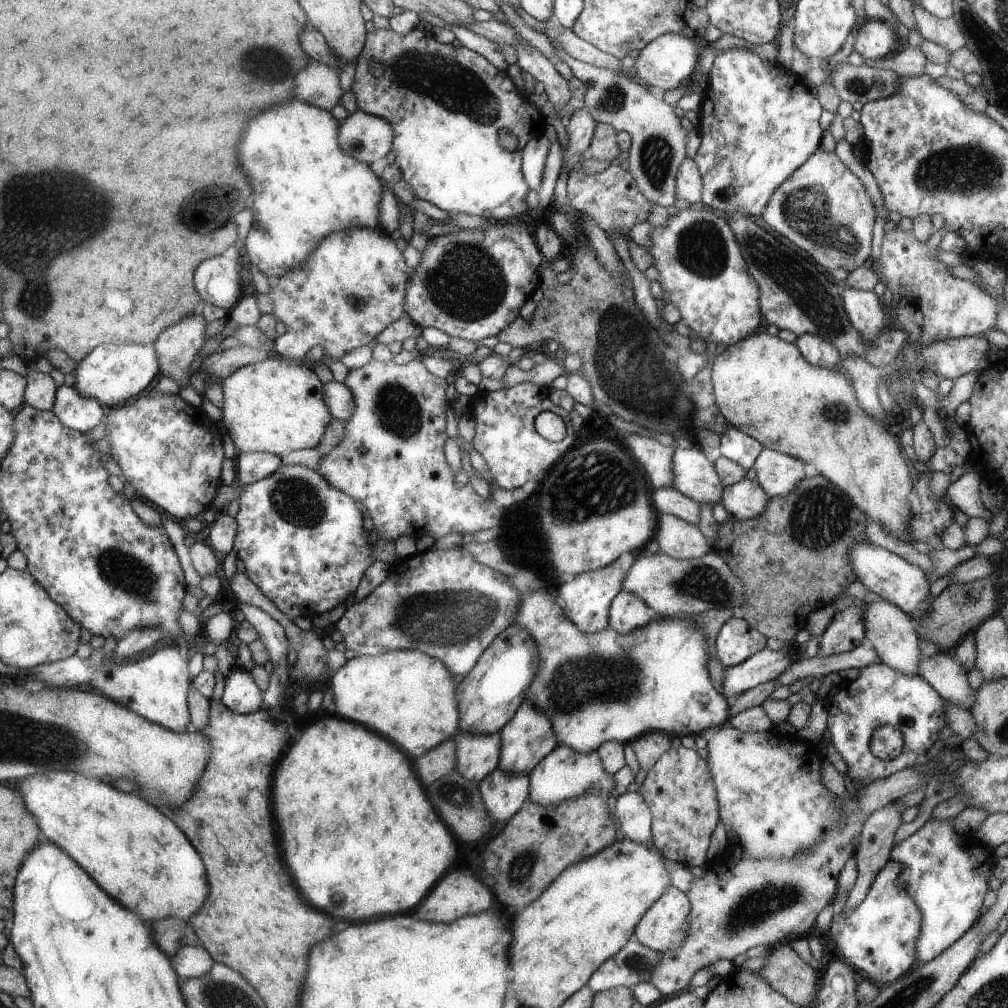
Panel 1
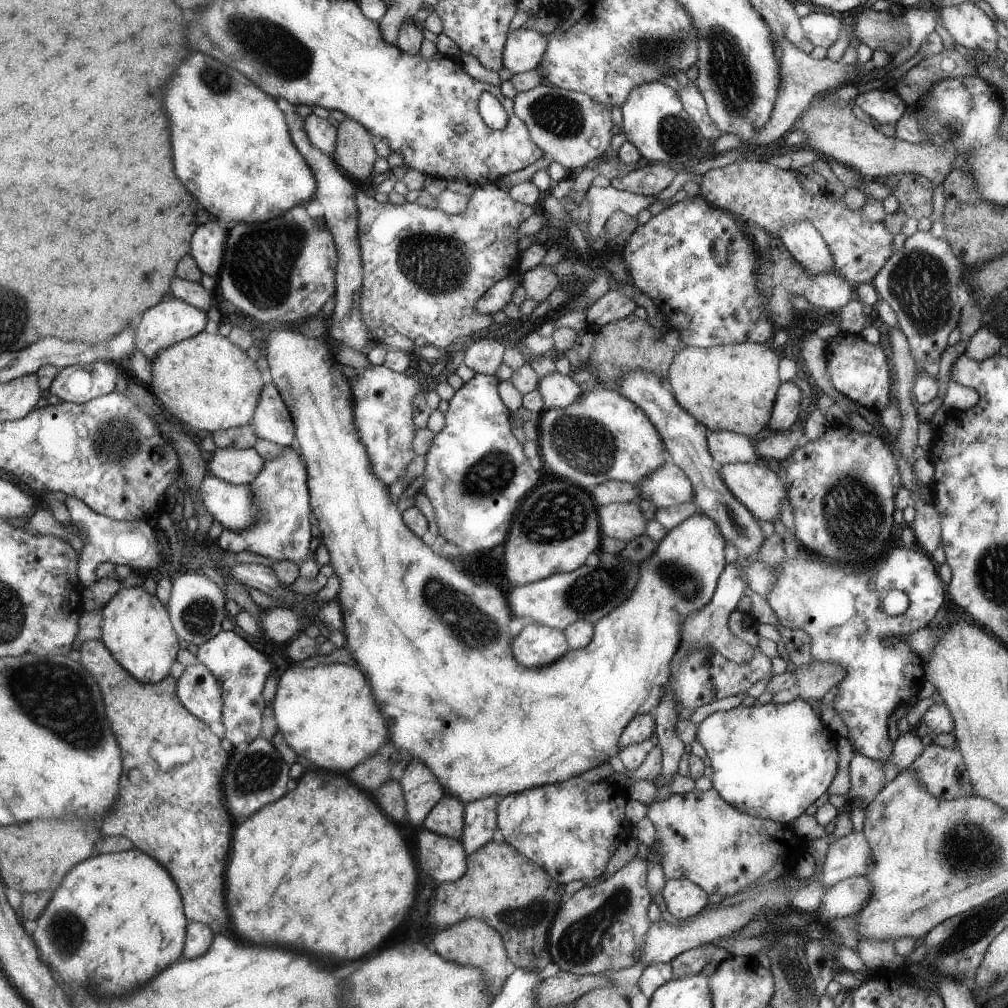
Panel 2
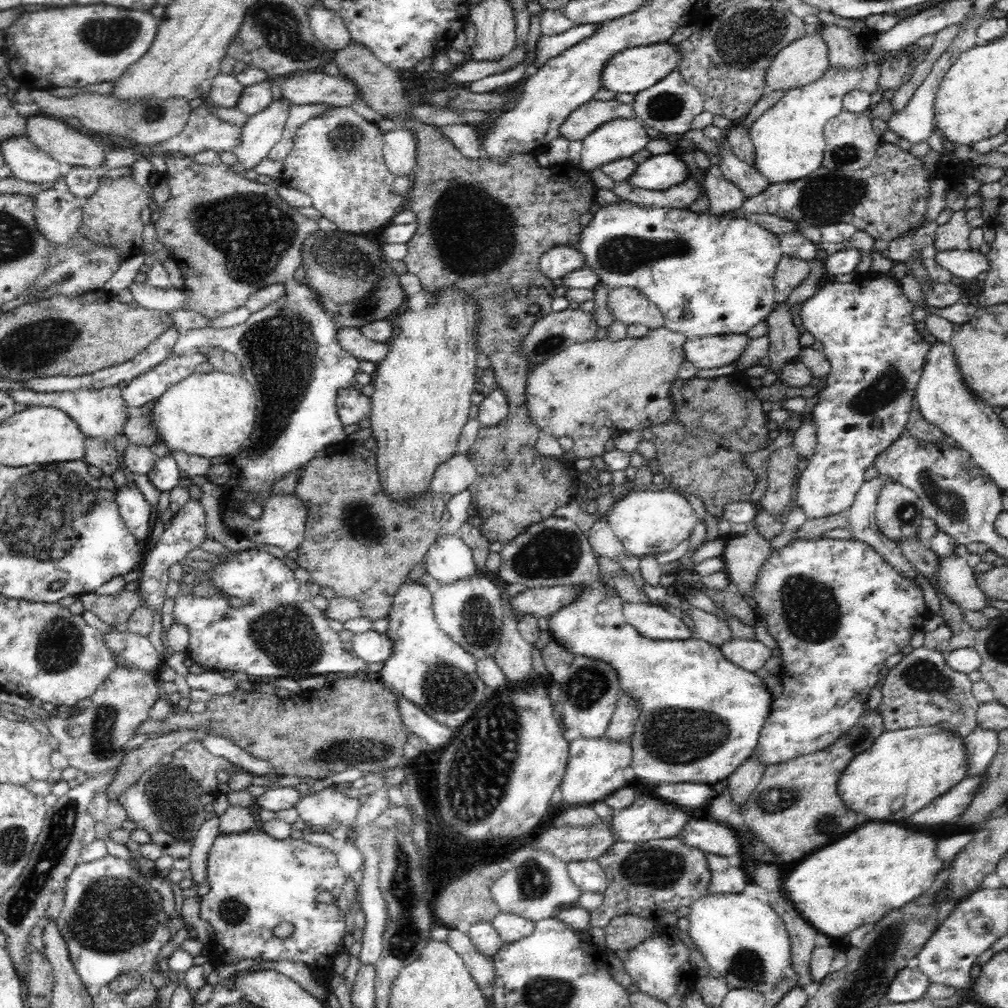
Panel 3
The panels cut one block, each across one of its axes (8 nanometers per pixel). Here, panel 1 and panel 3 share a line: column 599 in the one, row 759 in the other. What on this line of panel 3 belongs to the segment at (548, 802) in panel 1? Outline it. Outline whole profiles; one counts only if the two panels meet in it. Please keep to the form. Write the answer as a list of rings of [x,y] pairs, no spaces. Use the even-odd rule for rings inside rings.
[[[822,537],[821,539],[794,539],[790,541],[784,547],[771,551],[767,559],[763,561],[756,573],[755,580],[752,581],[752,591],[755,592],[754,599],[757,603],[757,612],[761,611],[762,616],[765,616],[767,631],[778,643],[783,664],[778,674],[783,686],[782,694],[773,700],[769,718],[764,723],[756,750],[753,752],[755,762],[762,763],[764,767],[780,764],[806,753],[818,752],[838,740],[850,728],[853,728],[865,710],[864,704],[868,700],[870,690],[879,684],[880,670],[884,668],[886,658],[900,652],[904,646],[909,644],[910,638],[918,630],[922,631],[924,621],[932,615],[926,607],[923,591],[918,585],[903,573],[899,573],[877,549],[854,538],[846,540]]]

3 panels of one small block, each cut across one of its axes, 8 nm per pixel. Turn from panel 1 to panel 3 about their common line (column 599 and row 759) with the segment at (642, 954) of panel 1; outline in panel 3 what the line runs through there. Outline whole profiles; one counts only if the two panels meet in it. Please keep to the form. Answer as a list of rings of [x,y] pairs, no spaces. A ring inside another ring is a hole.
[[[972,729],[963,740],[969,757],[968,776],[973,777],[983,773],[989,762],[997,754],[1000,734],[993,729]]]

